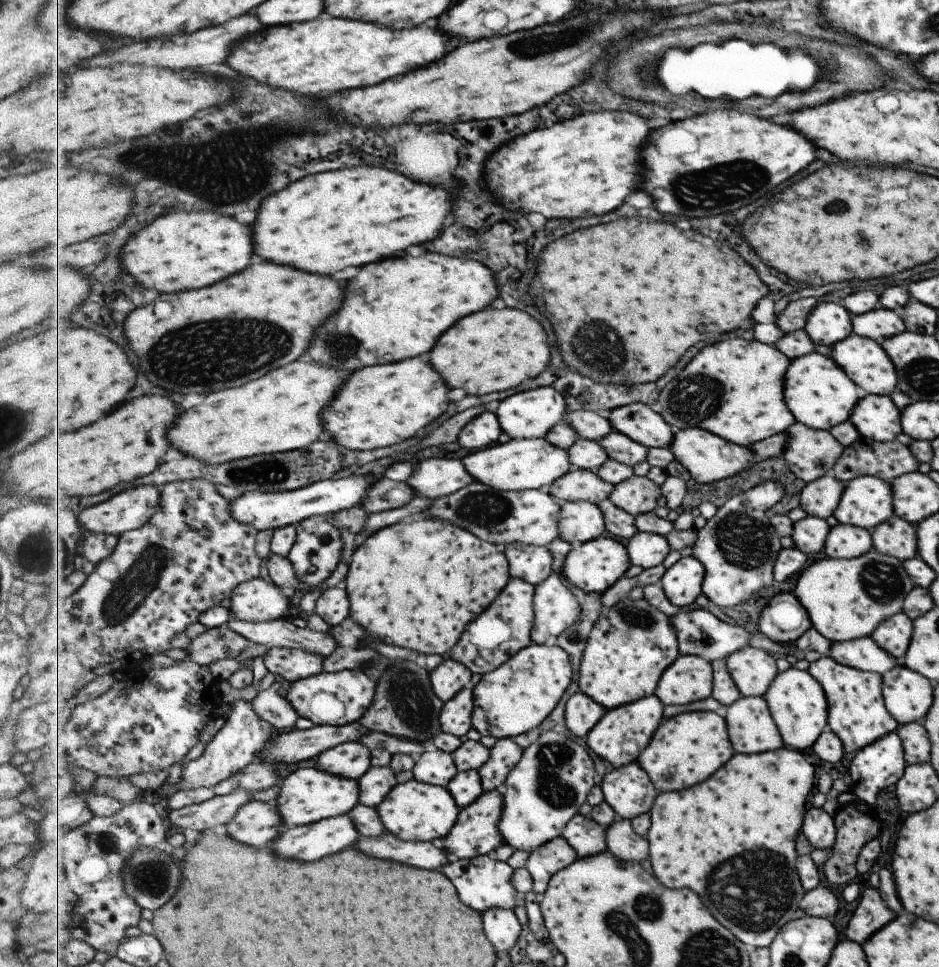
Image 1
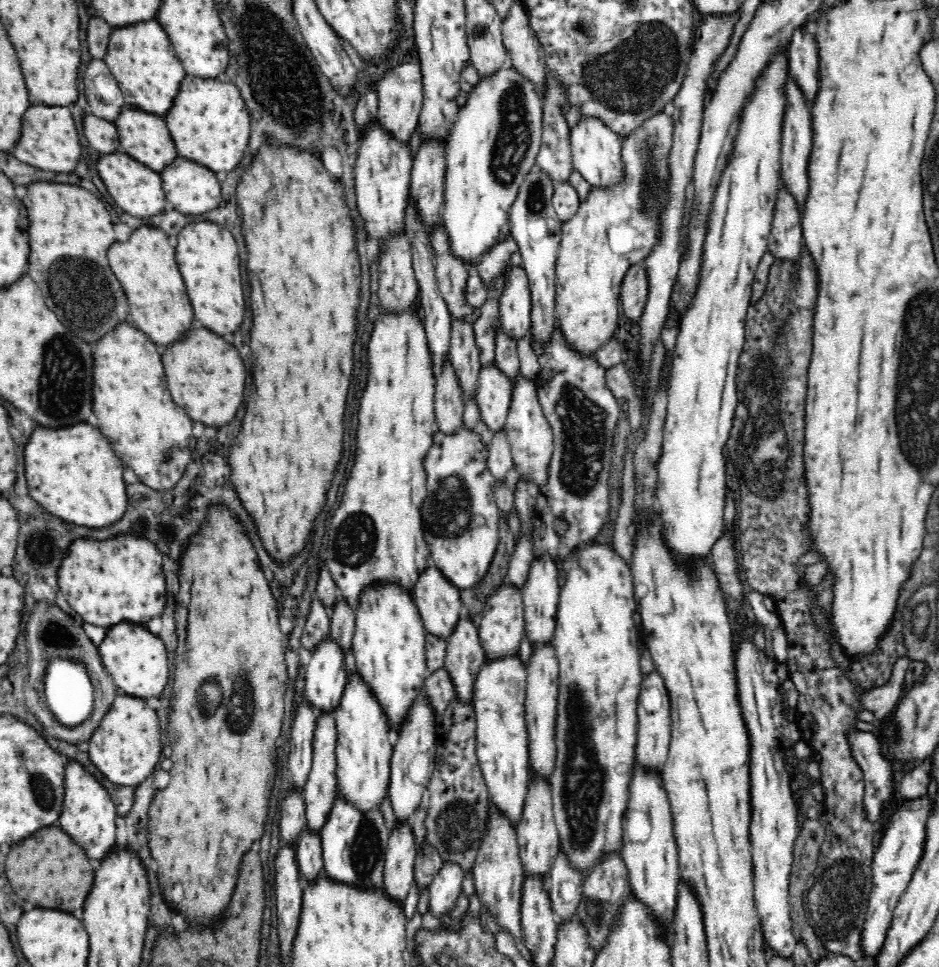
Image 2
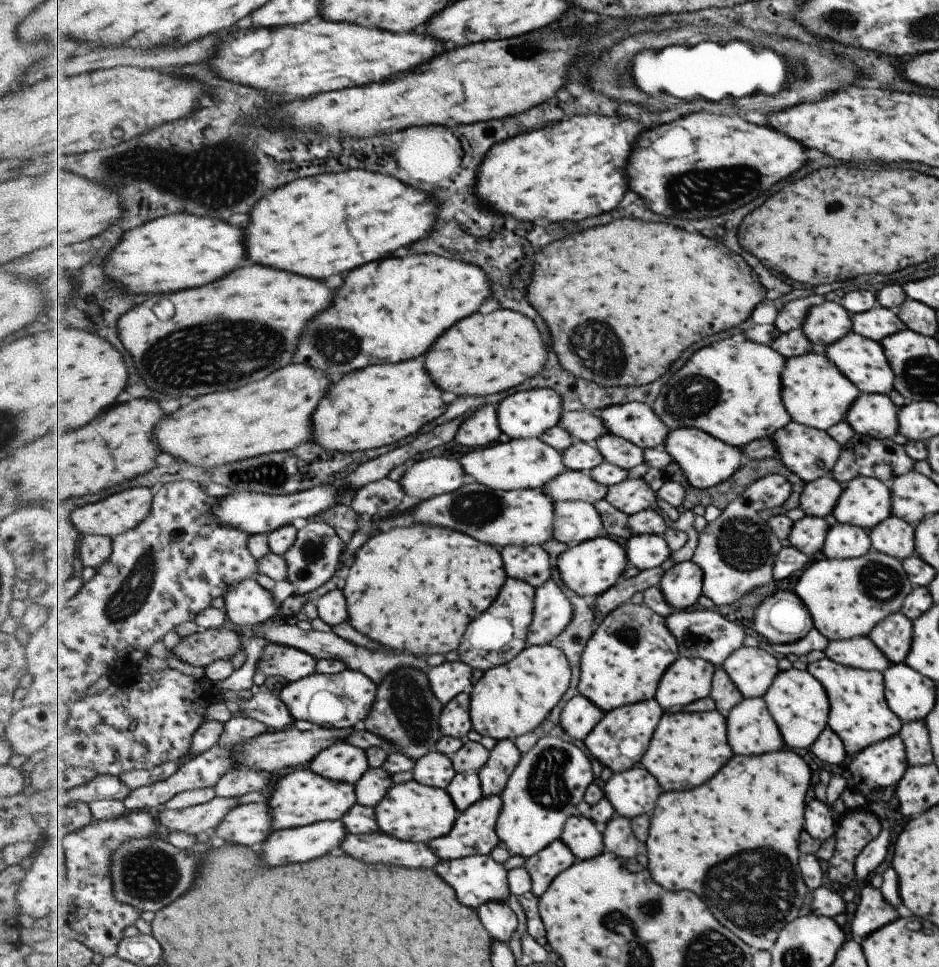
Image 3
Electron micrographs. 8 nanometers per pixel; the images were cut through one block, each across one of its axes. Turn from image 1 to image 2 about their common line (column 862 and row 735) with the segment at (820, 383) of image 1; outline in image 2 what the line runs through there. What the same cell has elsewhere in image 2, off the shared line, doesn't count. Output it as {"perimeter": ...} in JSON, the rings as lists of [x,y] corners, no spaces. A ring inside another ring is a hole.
{"perimeter":[[[384,588],[384,592],[368,592],[360,612],[355,612],[355,632],[352,638],[352,652],[356,669],[363,682],[367,682],[374,696],[387,714],[391,731],[390,742],[398,740],[400,724],[408,708],[418,696],[424,696],[424,680],[427,672],[426,637],[421,614],[413,595],[404,596],[396,588]]]}

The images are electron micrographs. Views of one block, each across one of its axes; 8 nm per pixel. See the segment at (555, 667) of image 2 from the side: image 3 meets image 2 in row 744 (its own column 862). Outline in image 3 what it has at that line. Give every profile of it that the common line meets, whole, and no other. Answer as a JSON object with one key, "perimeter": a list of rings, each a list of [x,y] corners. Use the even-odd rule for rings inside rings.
{"perimeter":[[[836,523],[828,527],[821,551],[827,559],[852,559],[870,549],[868,531],[861,527]]]}

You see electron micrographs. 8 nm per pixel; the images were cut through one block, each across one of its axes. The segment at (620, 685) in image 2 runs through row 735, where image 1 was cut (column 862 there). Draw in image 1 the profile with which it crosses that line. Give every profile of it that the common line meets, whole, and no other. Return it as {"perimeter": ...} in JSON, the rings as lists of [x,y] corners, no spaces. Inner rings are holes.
{"perimeter":[[[871,547],[861,556],[851,559],[825,557],[817,560],[815,564],[801,572],[794,588],[794,594],[810,613],[815,630],[830,643],[839,643],[870,636],[879,623],[897,612],[902,612],[903,599],[913,587],[903,568],[902,561],[879,554]]]}

